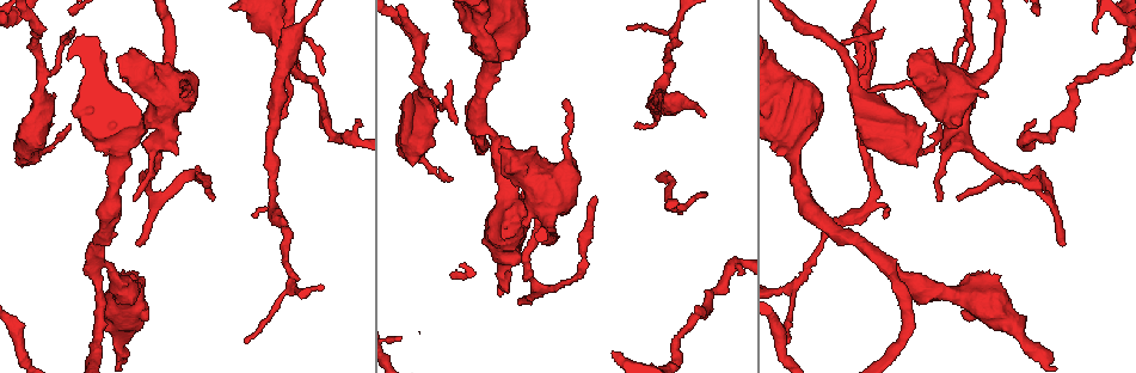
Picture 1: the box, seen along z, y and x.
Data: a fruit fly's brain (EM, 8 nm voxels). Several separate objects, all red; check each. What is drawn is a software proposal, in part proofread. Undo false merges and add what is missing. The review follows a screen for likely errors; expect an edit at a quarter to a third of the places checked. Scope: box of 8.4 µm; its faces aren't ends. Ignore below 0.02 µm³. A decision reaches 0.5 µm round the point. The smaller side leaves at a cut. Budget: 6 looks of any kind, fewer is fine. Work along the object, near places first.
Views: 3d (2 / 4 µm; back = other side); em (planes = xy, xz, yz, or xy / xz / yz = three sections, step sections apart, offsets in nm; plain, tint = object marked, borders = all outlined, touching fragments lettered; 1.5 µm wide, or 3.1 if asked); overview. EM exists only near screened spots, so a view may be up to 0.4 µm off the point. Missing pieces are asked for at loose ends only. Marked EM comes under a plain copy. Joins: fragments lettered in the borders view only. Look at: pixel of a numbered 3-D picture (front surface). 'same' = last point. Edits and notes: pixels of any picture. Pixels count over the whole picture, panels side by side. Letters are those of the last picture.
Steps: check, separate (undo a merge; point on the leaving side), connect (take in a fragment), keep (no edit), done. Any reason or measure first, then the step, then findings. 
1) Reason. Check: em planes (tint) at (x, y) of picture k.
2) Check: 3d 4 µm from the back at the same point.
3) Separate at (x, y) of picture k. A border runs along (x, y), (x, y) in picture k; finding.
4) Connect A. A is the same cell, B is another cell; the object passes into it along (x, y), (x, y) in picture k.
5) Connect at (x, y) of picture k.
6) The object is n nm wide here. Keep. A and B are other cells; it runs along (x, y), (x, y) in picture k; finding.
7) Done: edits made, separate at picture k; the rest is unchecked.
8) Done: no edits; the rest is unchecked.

Free end. Check: em xz step 8 (borders) at (211, 197) of picture 1.

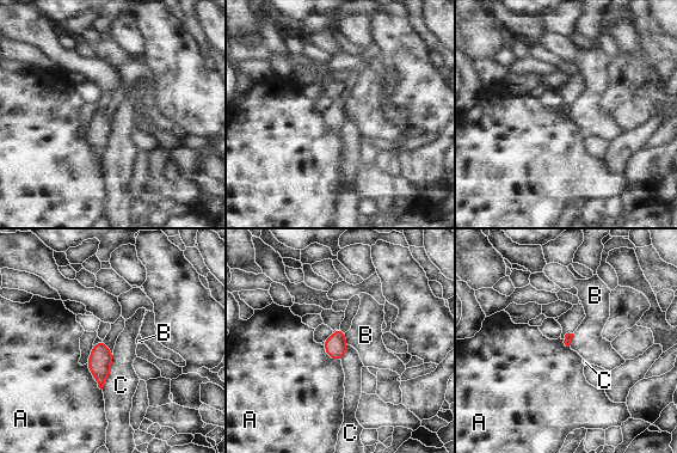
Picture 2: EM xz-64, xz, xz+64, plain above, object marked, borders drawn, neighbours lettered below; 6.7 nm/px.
Check: em planes (borders) at the same point.

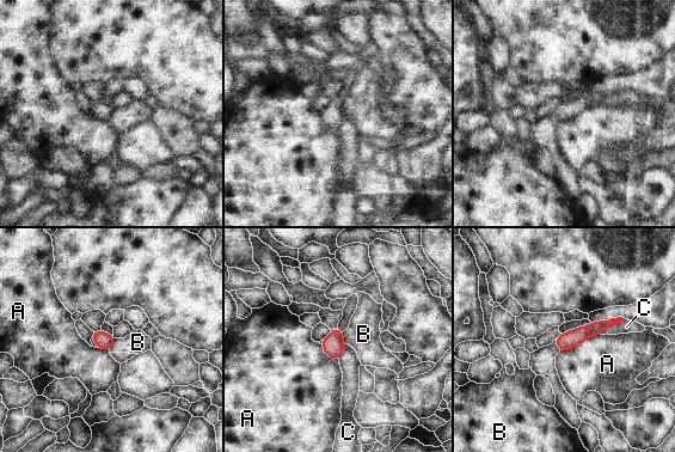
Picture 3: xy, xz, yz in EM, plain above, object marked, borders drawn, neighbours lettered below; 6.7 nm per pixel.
The longest contact is with A, 300 nm. Keep. A, B and C are other cells; a border runs along (600, 333), (559, 352) in picture 3; none of them fits.

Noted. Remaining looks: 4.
Branch stops here. Check: 3d 2 µm at (883, 215) of picture 1.

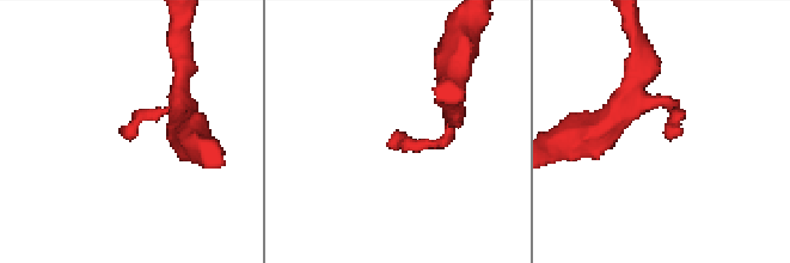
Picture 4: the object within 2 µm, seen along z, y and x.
Shape alone is not enough. Check: em planes (borders) at (125, 137) of picture 4.

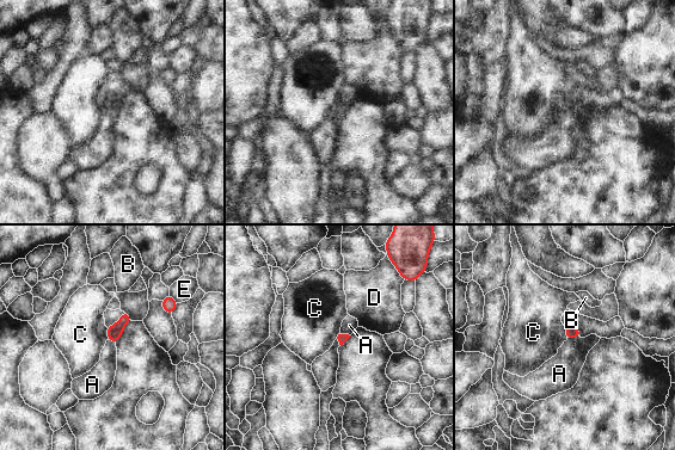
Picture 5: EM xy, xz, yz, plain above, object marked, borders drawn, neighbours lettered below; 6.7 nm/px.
Keep. A, B, C, D and E are other cells; a border runs along (580, 337), (572, 337), (566, 340) in picture 5; none of them fits.

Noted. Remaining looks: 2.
Done: no edits; the rest is unchecked.

